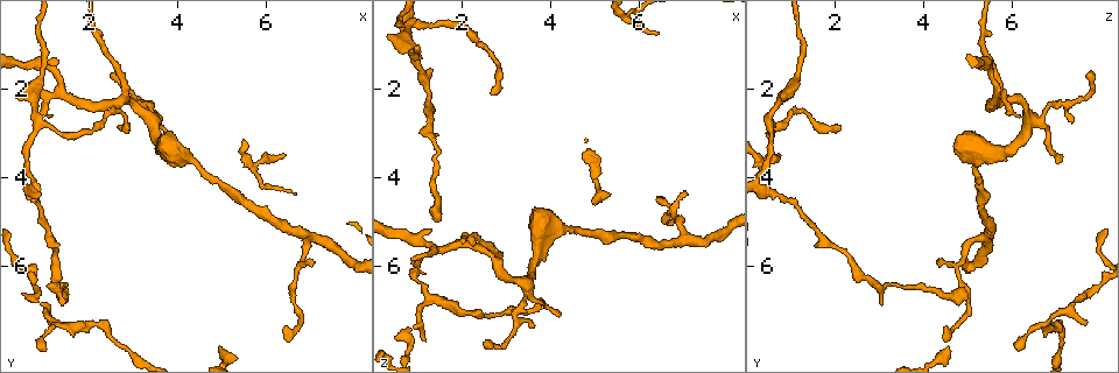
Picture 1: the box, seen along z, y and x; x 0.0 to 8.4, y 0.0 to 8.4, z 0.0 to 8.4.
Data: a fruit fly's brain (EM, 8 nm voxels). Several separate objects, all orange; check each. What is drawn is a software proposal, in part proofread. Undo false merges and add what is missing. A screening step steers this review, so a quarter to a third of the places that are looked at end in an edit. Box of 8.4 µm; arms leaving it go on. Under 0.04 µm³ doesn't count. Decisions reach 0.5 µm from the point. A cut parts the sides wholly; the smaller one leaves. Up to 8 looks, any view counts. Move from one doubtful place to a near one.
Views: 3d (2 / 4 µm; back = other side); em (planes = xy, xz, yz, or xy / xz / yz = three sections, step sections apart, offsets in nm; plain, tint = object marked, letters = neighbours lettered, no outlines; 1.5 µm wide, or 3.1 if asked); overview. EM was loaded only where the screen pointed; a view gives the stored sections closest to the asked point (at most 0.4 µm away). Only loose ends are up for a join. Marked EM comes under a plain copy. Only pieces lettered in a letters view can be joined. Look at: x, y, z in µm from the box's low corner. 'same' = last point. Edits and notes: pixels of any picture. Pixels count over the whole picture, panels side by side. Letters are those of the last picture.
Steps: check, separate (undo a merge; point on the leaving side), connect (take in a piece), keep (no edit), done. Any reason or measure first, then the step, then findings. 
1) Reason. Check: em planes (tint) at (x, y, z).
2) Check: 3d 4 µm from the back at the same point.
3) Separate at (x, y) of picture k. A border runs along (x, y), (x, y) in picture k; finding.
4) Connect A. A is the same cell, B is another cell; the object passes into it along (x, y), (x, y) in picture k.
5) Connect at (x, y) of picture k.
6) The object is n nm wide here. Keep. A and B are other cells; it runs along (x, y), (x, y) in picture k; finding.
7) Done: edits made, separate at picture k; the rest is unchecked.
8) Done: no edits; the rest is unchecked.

Thin end. Check: 3d 2 µm from the back at (7.10, 5.90, 4.30).

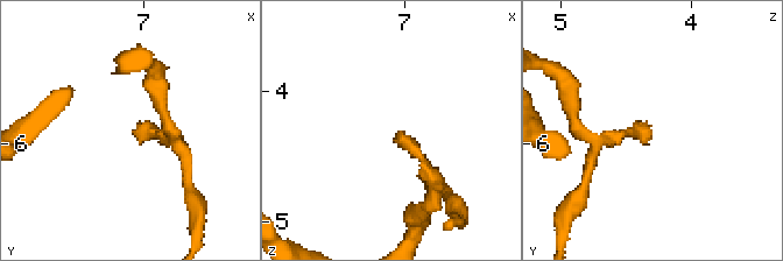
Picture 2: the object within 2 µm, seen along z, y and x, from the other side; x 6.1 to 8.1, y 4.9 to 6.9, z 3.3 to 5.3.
Check: em planes (letters) at (7.08, 5.90, 4.36).

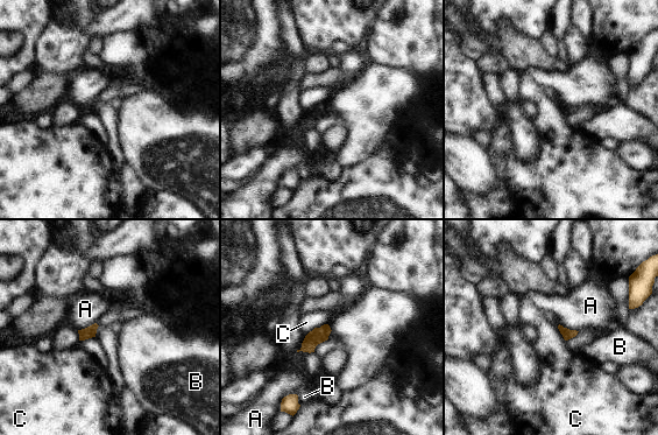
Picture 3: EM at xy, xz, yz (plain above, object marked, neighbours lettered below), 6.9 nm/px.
The longest contact is with C, 180 nm. Keep. A, B and C are other cells; a border runs along (296, 394), (297, 401), (301, 405) in picture 3; none of them fits.

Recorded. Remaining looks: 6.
Tapers out. Check: em yz step 8 (tint) at (4.10, 3.70, 7.00).

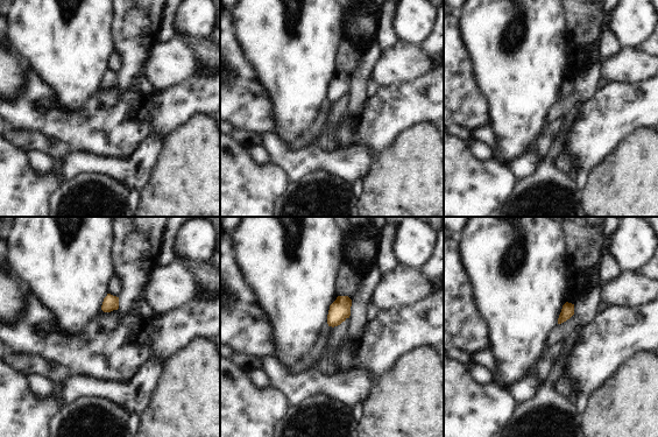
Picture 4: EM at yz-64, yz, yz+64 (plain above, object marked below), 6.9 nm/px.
Cut it another way. Check: em planes (letters) at the same point.

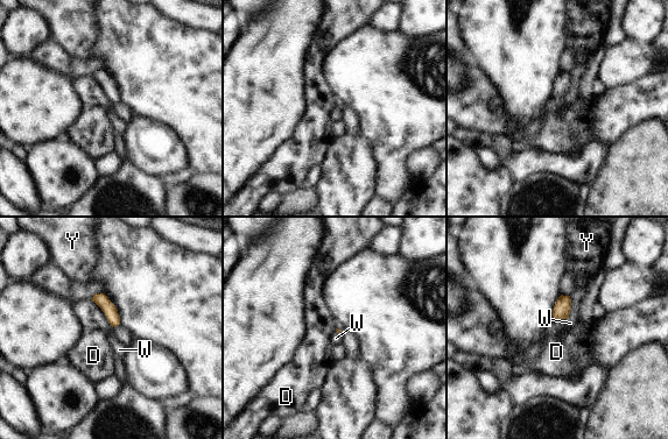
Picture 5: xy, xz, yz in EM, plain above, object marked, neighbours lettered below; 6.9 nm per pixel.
The longest contact is with D, 240 nm. Keep. D, W and Y are other cells; a border runs along (91, 299), (112, 326) in picture 5; no lettered piece goes on from it.

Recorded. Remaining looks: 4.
Branch stops here. Check: em planes (letters) at (2.50, 1.65, 7.80).

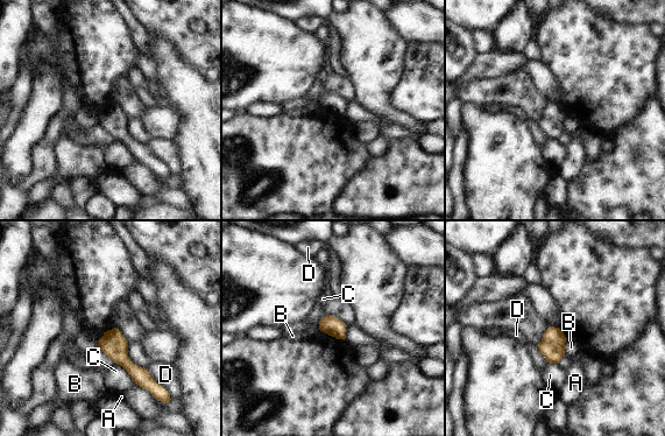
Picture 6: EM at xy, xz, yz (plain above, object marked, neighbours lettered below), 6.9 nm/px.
The object is 130 nm wide here. Keep. A, B, C and D are other cells; a border runs along (115, 363), (136, 384) in picture 6; none of them fits.

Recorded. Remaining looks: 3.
Narrows sharply. Check: em planes (letters) at (1.25, 6.30, 2.80).

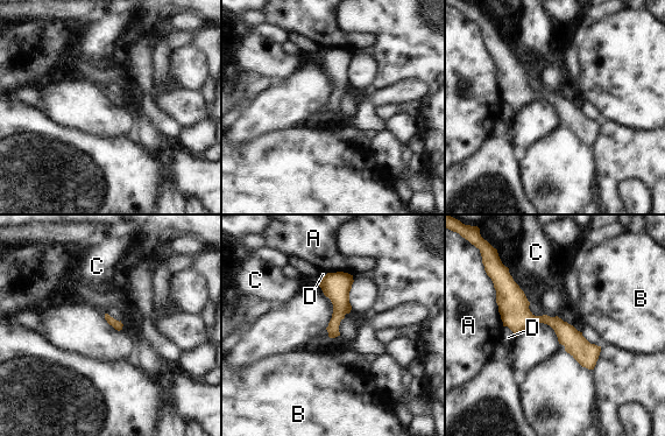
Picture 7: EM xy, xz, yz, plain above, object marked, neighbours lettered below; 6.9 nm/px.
Keep. A, B, C and D are other cells; it runs along (503, 282), (530, 318), (552, 321), (591, 366) in picture 7; one neuron here.

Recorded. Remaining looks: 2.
Done: no edits; the rest is unchecked.

